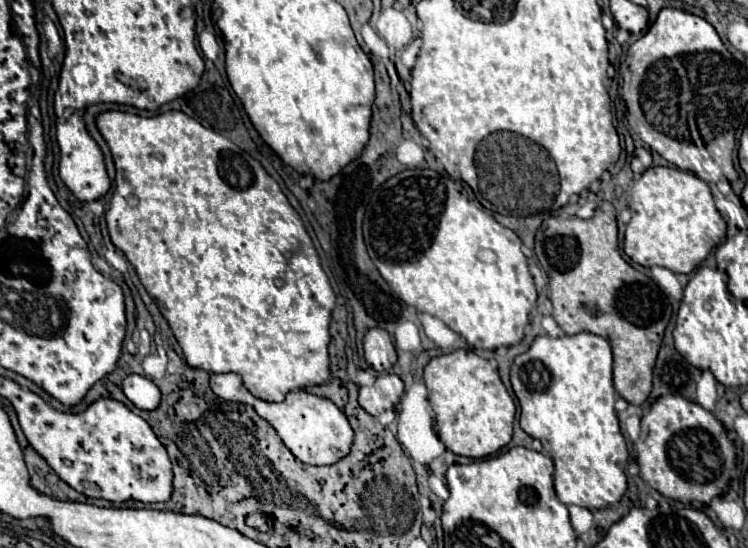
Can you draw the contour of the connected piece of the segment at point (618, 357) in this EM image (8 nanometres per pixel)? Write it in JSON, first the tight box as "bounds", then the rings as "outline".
{"bounds":[536,202,668,404],"outline":[[[602,202],[590,220],[550,216],[542,222],[536,234],[536,256],[550,278],[550,302],[554,306],[552,316],[566,334],[578,334],[582,330],[598,334],[612,344],[614,352],[614,388],[630,404],[644,404],[652,390],[652,370],[662,344],[664,330],[668,326],[668,300],[652,278],[634,270],[618,252],[618,226],[616,212],[610,202]]]}

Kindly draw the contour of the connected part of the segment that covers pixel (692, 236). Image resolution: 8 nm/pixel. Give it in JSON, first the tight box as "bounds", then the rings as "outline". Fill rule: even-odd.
{"bounds":[624,166,726,274],"outline":[[[652,166],[648,168],[632,188],[632,202],[630,202],[632,220],[626,226],[624,234],[624,252],[640,266],[652,268],[662,266],[676,274],[690,274],[700,262],[706,260],[710,250],[723,242],[726,236],[726,222],[718,214],[714,206],[712,192],[704,180],[694,176],[692,172],[684,172],[678,168],[666,166]]]}

